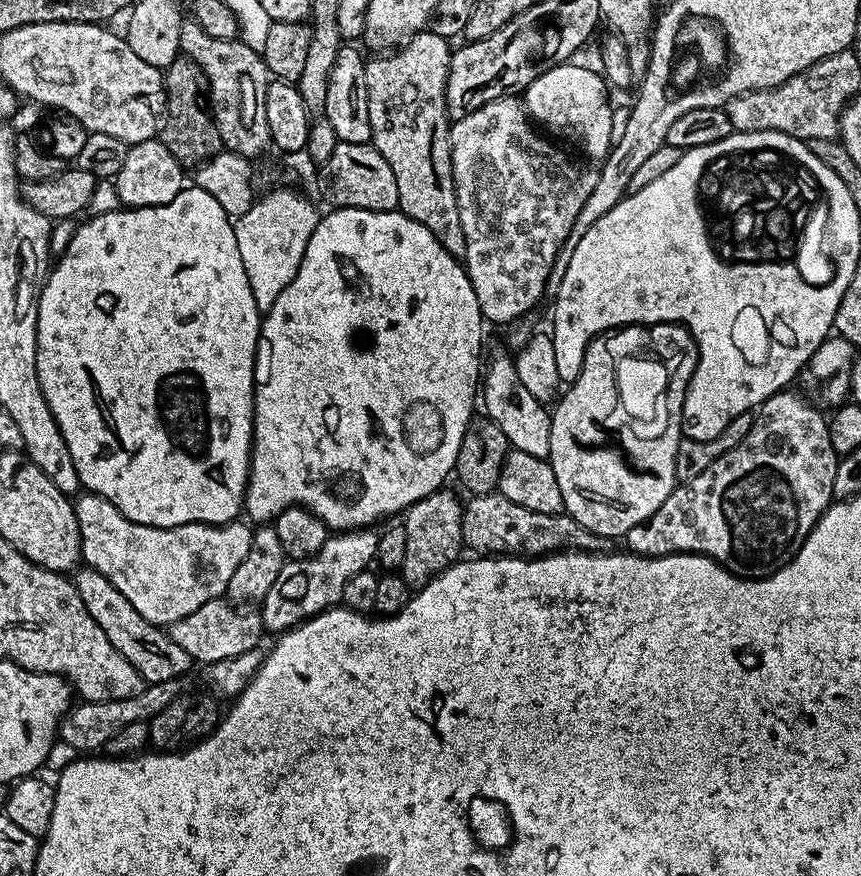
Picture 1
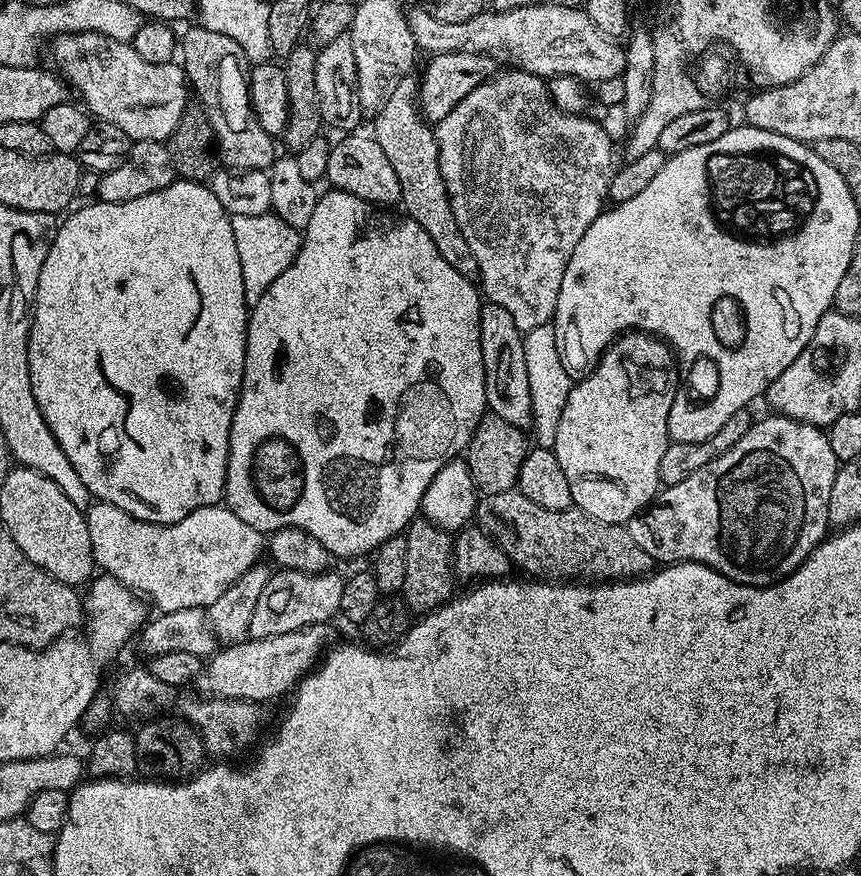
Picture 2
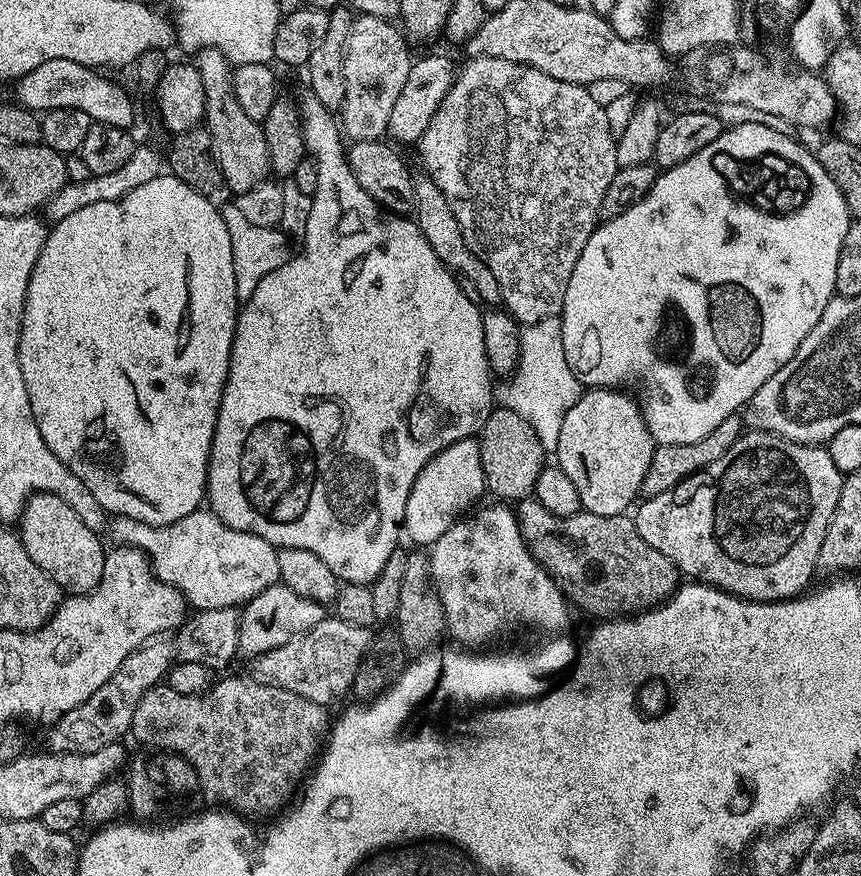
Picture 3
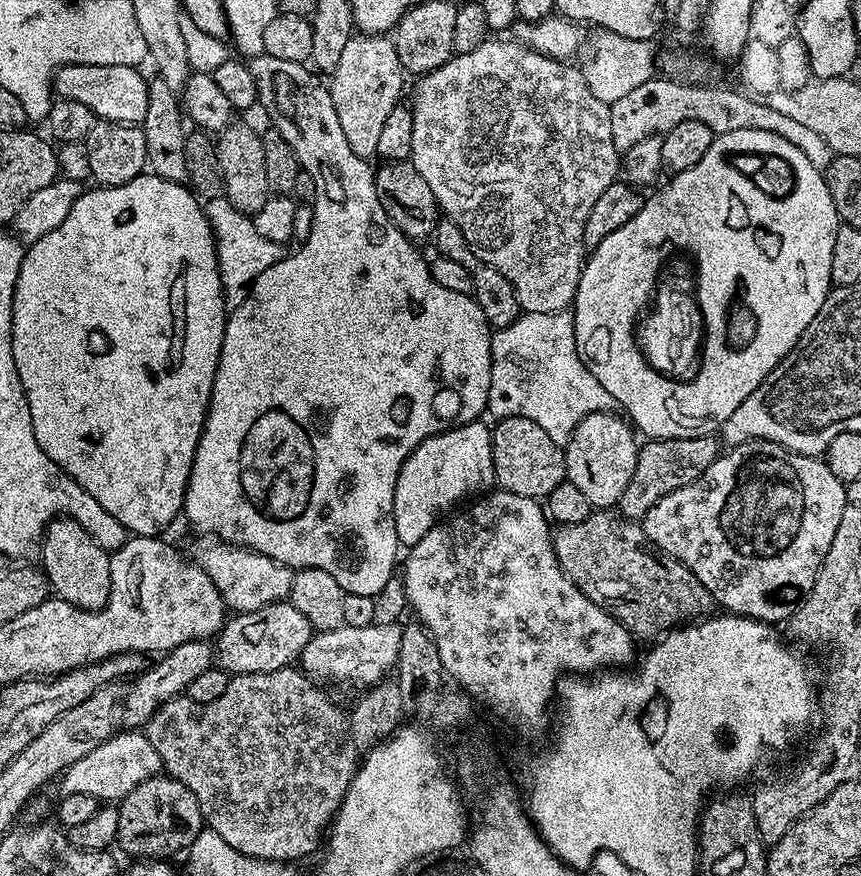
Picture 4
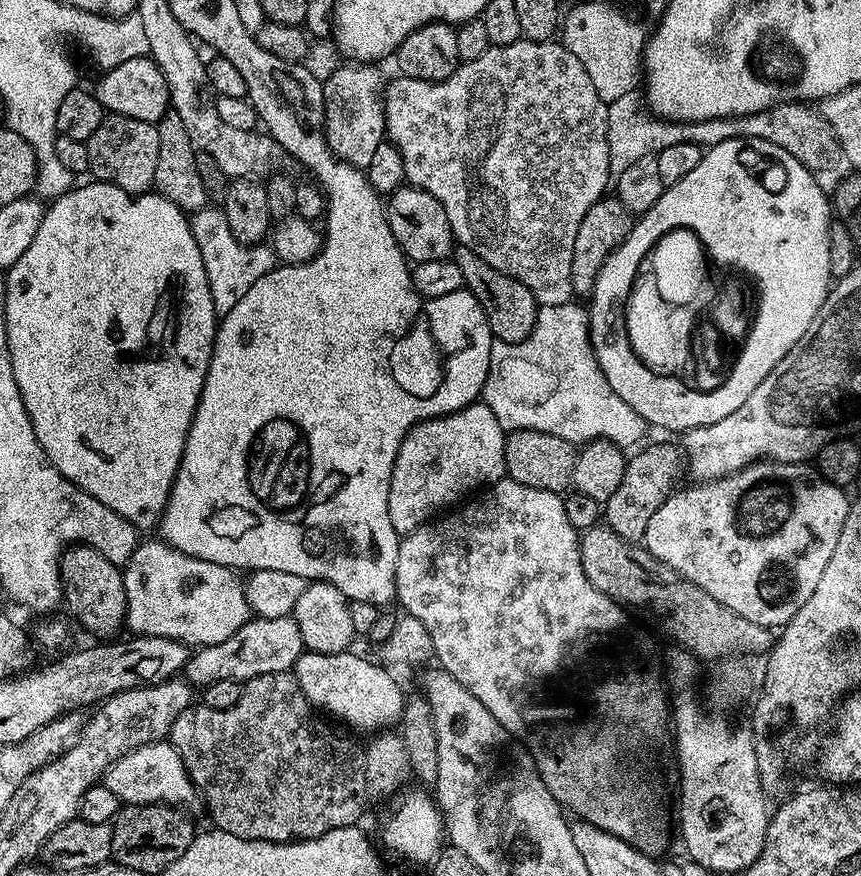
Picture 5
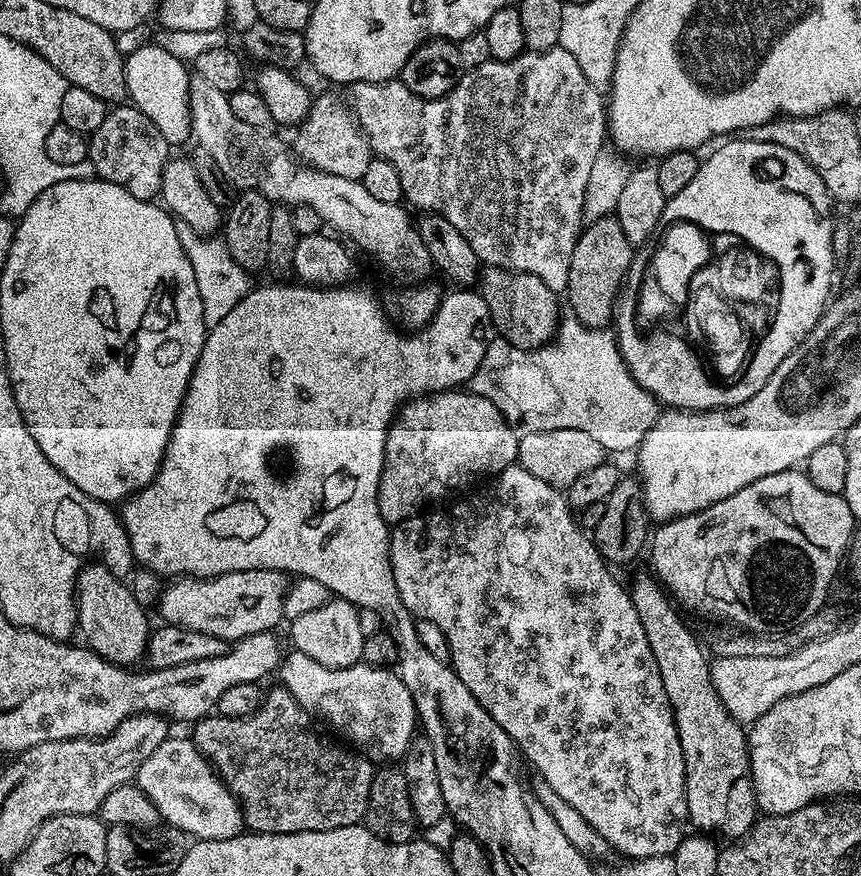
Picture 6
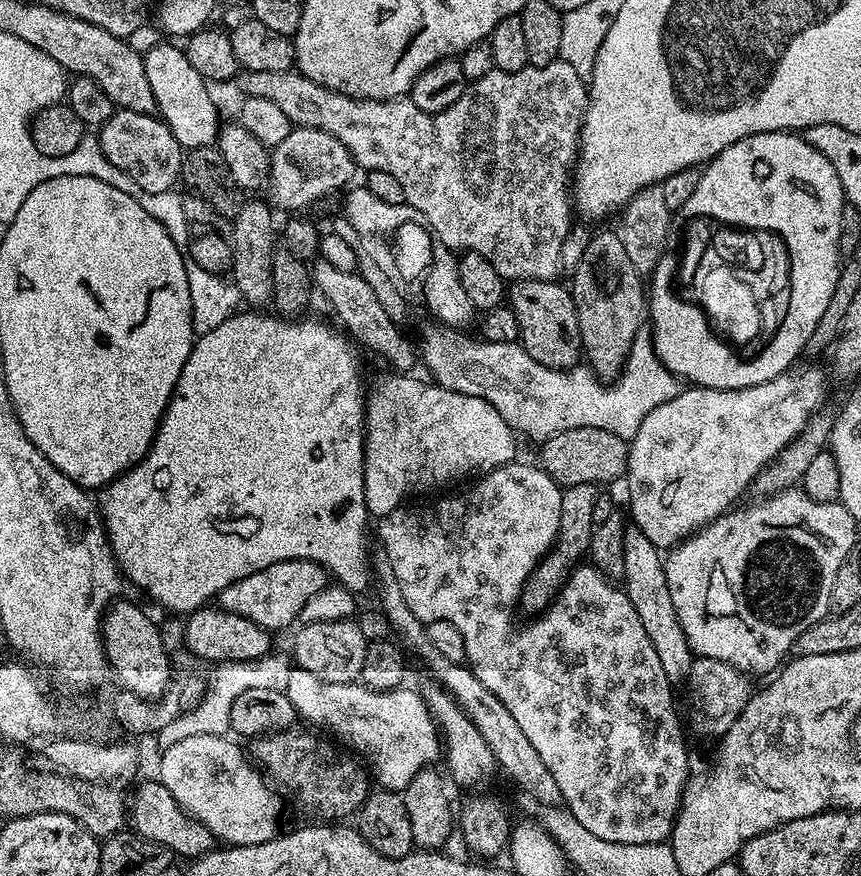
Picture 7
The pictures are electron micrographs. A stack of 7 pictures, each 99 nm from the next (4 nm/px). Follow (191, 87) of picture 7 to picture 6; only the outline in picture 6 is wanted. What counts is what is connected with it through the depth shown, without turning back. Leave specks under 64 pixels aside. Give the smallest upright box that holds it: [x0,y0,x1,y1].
[124,42,192,146]

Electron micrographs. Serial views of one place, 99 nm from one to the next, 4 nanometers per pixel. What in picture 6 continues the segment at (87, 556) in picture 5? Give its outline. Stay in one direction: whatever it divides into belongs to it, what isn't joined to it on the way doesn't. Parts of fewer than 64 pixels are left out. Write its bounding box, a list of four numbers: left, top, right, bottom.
[76,562,148,666]

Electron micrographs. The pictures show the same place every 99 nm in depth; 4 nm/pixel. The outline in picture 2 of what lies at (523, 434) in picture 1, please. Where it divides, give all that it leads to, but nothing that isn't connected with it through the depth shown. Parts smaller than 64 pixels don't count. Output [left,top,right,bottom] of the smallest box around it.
[479,302,531,429]

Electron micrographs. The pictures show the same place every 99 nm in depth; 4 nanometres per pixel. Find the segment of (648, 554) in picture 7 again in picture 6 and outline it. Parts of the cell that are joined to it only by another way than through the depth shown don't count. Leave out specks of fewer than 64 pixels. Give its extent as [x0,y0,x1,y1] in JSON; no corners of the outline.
[630,575,758,842]

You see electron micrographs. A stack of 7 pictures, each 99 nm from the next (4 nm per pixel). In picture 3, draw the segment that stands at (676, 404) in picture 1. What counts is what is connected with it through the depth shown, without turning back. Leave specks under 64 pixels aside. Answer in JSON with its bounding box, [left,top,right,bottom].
[555,388,658,515]

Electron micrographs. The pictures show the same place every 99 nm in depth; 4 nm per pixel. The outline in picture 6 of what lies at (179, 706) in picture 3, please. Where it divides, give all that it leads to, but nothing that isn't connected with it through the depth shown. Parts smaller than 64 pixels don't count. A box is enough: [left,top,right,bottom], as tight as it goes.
[190,687,374,834]

